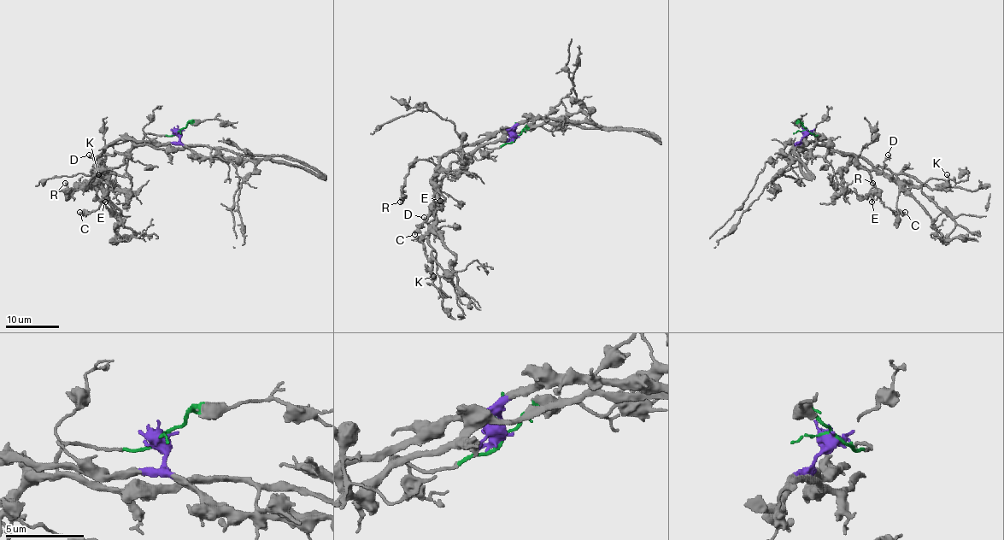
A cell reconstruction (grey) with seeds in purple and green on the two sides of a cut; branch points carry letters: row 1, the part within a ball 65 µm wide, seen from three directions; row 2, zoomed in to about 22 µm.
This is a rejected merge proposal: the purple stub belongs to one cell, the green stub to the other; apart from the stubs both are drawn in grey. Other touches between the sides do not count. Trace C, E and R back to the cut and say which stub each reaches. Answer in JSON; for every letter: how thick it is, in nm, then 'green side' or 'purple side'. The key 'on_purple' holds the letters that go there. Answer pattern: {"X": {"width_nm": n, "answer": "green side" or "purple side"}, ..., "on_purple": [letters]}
{"C": {"width_nm": 170, "answer": "green side"}, "E": {"width_nm": 220, "answer": "green side"}, "R": {"width_nm": 200, "answer": "purple side"}, "on_purple": ["R"]}

